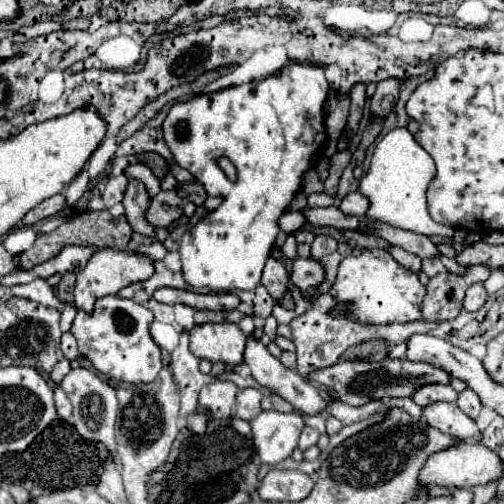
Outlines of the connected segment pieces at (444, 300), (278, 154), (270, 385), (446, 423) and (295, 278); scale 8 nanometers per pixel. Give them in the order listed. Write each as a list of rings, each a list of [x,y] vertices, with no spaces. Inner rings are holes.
[[[483,265],[469,267],[465,275],[453,275],[453,273],[435,275],[427,285],[427,295],[421,305],[423,319],[437,323],[455,319],[461,311],[467,287],[485,281],[489,275],[491,269]]]
[[[291,63],[267,79],[231,89],[221,89],[215,93],[195,97],[187,103],[173,105],[163,123],[163,135],[175,161],[187,171],[191,171],[195,179],[207,189],[209,195],[225,197],[221,207],[211,211],[203,221],[199,221],[189,233],[181,237],[179,253],[183,261],[183,277],[191,287],[231,291],[231,289],[255,289],[259,285],[261,271],[279,233],[277,219],[283,215],[285,207],[299,191],[301,175],[309,169],[311,157],[327,141],[323,127],[323,105],[327,99],[327,91],[329,83],[325,79],[323,67],[307,63]],[[179,123],[187,123],[189,133],[185,135],[173,133]],[[217,157],[227,157],[235,165],[237,169],[235,183],[229,181],[223,169],[217,165]]]
[[[253,337],[247,339],[245,363],[251,367],[253,379],[255,379],[261,387],[267,387],[267,389],[271,389],[273,393],[277,393],[277,395],[281,395],[283,399],[287,399],[287,401],[293,405],[295,411],[299,411],[299,413],[303,413],[303,415],[319,415],[319,413],[323,413],[323,411],[327,409],[329,401],[325,401],[325,399],[319,395],[319,391],[317,391],[307,379],[303,379],[297,371],[283,367],[283,363],[267,351],[267,347],[265,347],[263,341],[257,341],[257,339],[253,339]]]
[[[431,403],[423,409],[425,419],[431,427],[439,429],[445,435],[451,435],[455,439],[481,439],[481,431],[477,423],[467,417],[457,403]]]
[[[297,257],[293,261],[293,271],[291,271],[291,283],[297,285],[305,295],[315,293],[315,285],[323,281],[323,267],[319,261],[313,261],[311,257],[301,259]]]

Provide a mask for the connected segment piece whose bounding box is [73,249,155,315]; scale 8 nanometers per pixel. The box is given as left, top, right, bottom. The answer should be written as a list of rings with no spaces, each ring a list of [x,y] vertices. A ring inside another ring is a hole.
[[[99,249],[87,263],[87,267],[83,271],[77,273],[77,283],[75,283],[75,301],[73,305],[79,311],[85,313],[93,313],[93,305],[97,299],[105,297],[105,295],[115,295],[119,293],[123,287],[149,279],[153,275],[153,261],[145,255],[137,255],[131,251],[113,251],[113,249]]]

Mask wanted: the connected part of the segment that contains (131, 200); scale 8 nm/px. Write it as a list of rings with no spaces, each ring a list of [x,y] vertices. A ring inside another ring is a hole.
[[[129,179],[129,185],[123,197],[123,207],[125,207],[125,217],[131,223],[133,231],[147,235],[147,237],[155,237],[151,235],[153,231],[151,223],[145,219],[145,211],[149,209],[149,195],[143,183],[139,183],[137,179]]]

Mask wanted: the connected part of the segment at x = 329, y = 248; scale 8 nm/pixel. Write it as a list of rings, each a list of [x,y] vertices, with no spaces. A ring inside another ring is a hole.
[[[319,235],[319,237],[315,237],[315,241],[311,243],[311,257],[313,257],[313,259],[321,259],[321,257],[333,253],[337,247],[339,247],[339,243],[337,243],[333,237],[329,237],[329,235]]]

